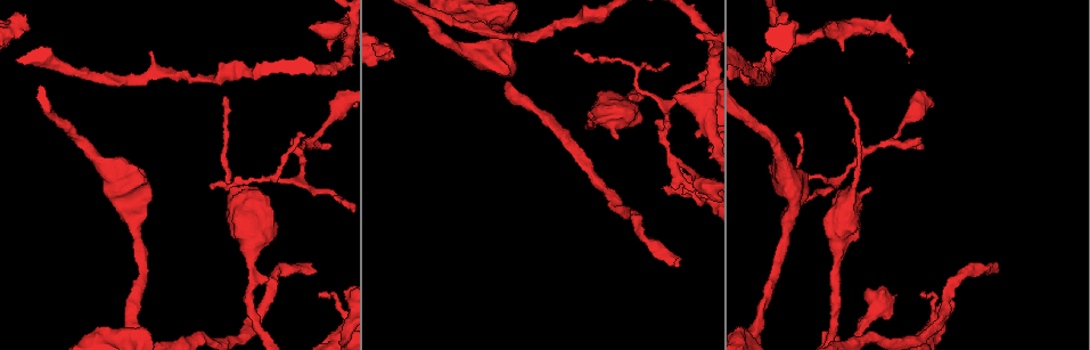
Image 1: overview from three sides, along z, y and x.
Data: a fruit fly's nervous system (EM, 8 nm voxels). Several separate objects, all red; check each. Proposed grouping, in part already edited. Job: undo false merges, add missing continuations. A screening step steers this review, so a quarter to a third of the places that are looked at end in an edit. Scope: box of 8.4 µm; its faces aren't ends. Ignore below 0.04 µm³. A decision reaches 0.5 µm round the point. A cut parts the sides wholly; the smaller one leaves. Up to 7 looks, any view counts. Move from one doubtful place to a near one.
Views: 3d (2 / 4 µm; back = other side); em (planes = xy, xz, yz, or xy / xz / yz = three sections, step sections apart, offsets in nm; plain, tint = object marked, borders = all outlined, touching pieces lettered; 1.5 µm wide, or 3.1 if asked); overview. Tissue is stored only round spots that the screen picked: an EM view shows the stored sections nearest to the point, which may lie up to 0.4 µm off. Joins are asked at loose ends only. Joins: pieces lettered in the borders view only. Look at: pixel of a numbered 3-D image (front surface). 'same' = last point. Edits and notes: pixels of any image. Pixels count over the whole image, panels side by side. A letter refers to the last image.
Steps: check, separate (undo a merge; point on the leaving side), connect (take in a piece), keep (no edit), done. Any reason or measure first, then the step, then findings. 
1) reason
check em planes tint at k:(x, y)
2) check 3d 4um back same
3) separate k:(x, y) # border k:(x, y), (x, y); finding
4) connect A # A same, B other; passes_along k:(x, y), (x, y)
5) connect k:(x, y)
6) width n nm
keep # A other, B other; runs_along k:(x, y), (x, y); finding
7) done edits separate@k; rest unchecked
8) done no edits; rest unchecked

branch stops here
check 3d 4um at 1:(868, 188)

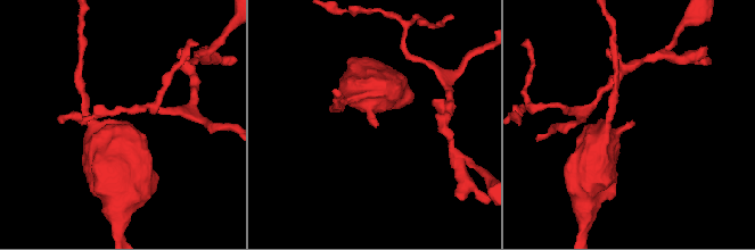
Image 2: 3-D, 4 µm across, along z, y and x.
shape alone is not enough
check em planes borders at 2:(631, 120)

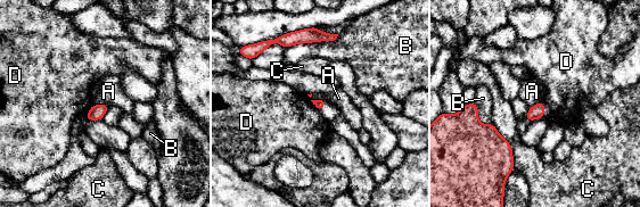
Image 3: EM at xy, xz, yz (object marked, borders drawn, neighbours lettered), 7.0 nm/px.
keep # A other, B other, C other, D other; border 3:(311, 99), (323, 99), (327, 101); none of them fits

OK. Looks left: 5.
abrupt turn
check 3d 2um at 1:(131, 325)

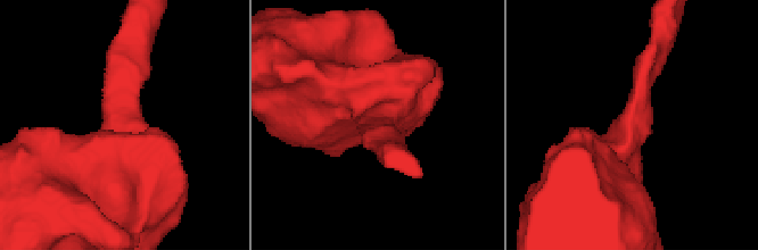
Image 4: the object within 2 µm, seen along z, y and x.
need the tissue
check em planes plain at 4:(633, 123)

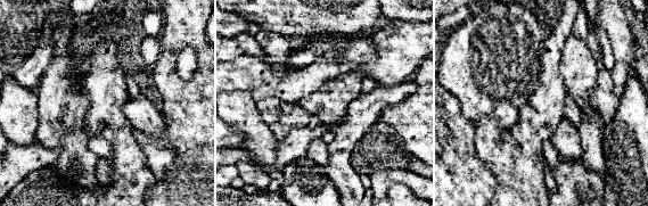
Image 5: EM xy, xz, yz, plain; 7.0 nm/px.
check em planes borders same

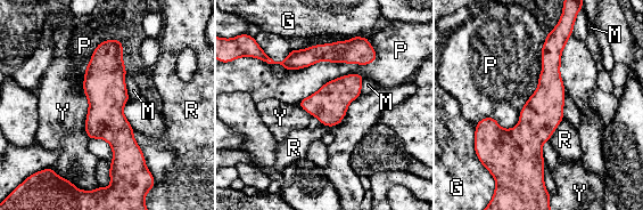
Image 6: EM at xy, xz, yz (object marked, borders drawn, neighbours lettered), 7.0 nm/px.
longest_contact P 800 nm
keep # G other, M other, P other, R other, Y other; runs_along 6:(549, 39), (537, 176); continuous, no second neuron

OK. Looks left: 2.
branch stops here
check 3d 2um at 1:(152, 195)

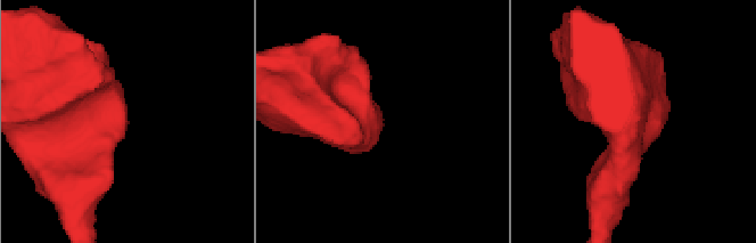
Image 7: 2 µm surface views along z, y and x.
need the tissue
check em planes borders at 7:(126, 123)

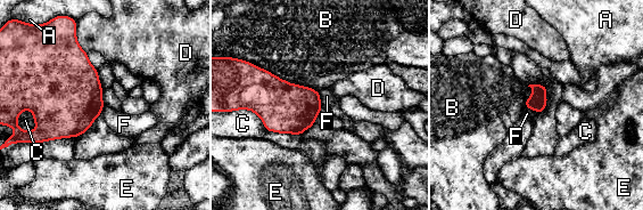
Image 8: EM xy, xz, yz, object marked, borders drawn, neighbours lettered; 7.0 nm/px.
longest_contact B 500 nm
keep # A other, B other, C other, D other, E other, F other; no lettered piece goes on from it

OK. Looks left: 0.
done no edits; rest unchecked

